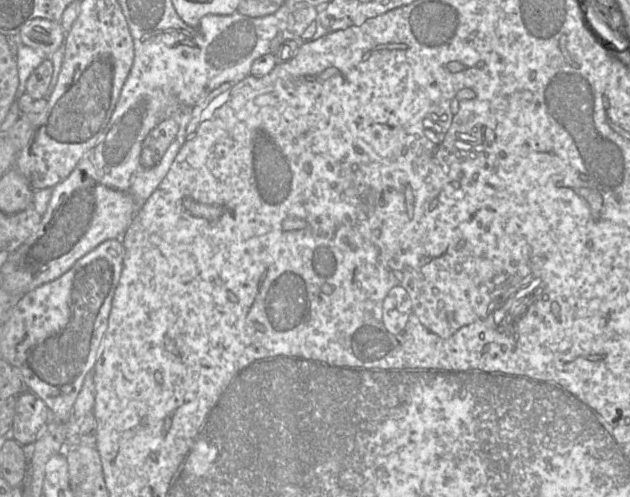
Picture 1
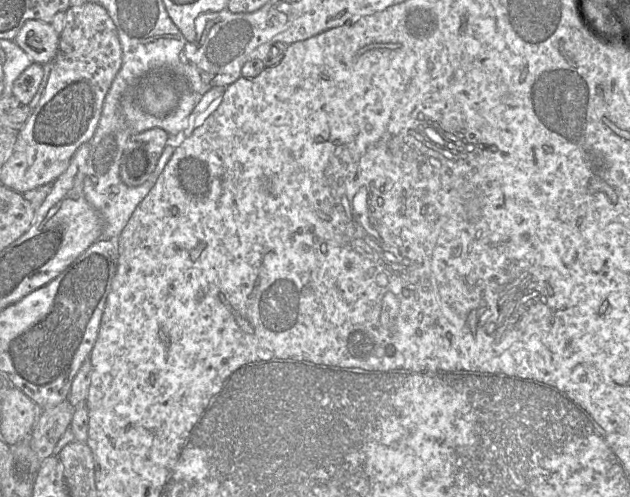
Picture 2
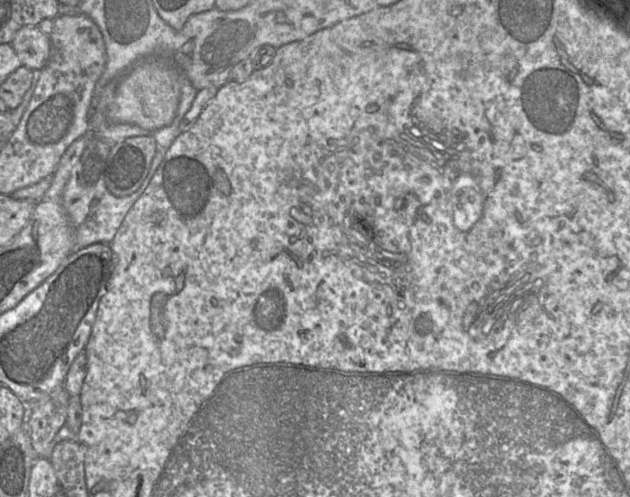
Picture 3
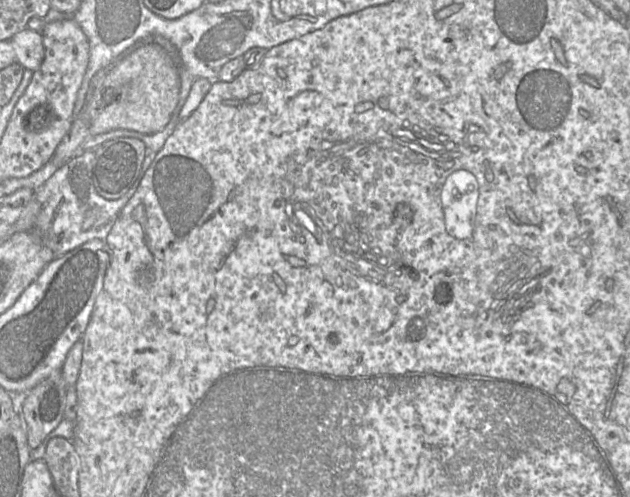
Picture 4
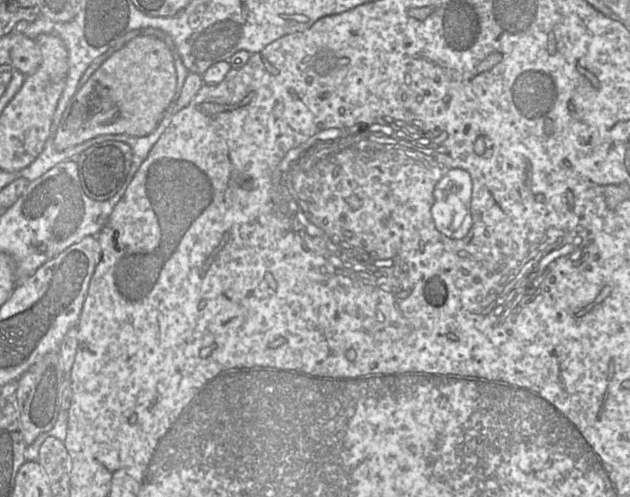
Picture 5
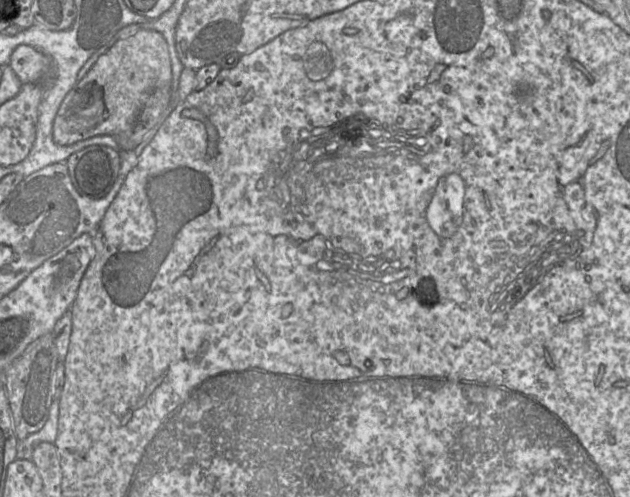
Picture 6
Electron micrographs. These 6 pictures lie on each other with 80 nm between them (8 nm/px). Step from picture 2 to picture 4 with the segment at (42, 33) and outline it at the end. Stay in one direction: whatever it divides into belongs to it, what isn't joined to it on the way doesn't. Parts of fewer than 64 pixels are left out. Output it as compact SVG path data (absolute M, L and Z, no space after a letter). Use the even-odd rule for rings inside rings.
M24 28L11 38L11 44L17 63L33 72L39 69L45 55L41 33Z

